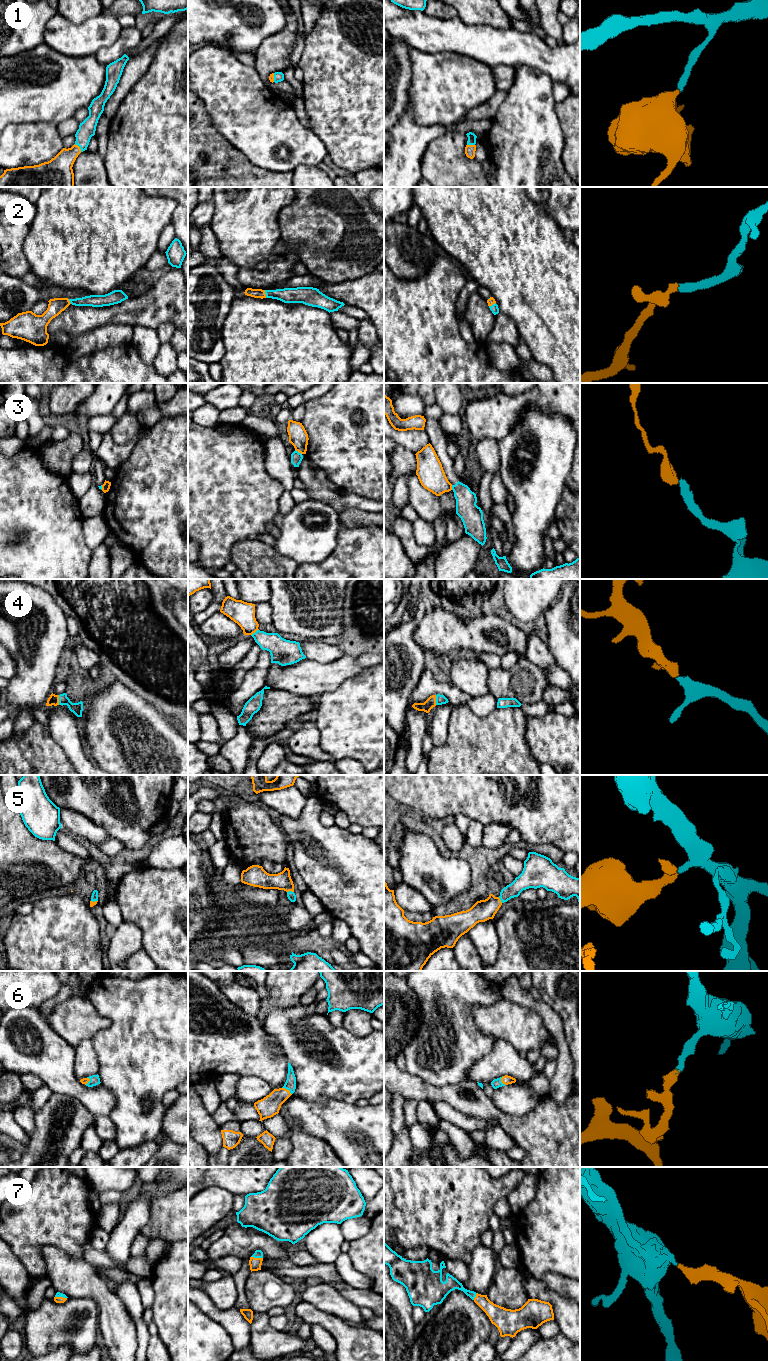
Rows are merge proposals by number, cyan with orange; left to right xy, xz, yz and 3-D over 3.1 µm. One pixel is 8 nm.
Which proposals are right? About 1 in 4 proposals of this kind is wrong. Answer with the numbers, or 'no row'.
1, 2, 4, 5, 6, 7

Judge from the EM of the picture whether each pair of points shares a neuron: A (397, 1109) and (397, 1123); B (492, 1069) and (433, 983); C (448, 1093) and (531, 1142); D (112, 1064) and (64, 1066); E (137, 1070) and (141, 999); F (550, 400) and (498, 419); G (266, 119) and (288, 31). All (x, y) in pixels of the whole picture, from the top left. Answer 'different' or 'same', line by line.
A: same
B: different
C: same
D: different
E: same
F: same
G: different

